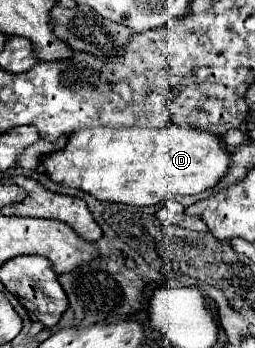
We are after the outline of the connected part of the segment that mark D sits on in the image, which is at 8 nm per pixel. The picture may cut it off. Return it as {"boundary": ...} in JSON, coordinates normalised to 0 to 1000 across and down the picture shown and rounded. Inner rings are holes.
{"boundary":[[[663,353],[647,371],[545,371],[545,365],[325,365],[286,376],[263,417],[231,434],[208,434],[161,457],[176,497],[200,520],[318,543],[365,560],[388,578],[451,578],[529,595],[608,589],[686,560],[780,560],[827,543],[898,486],[898,445],[851,388],[812,376],[773,376],[757,365],[694,365]]]}

